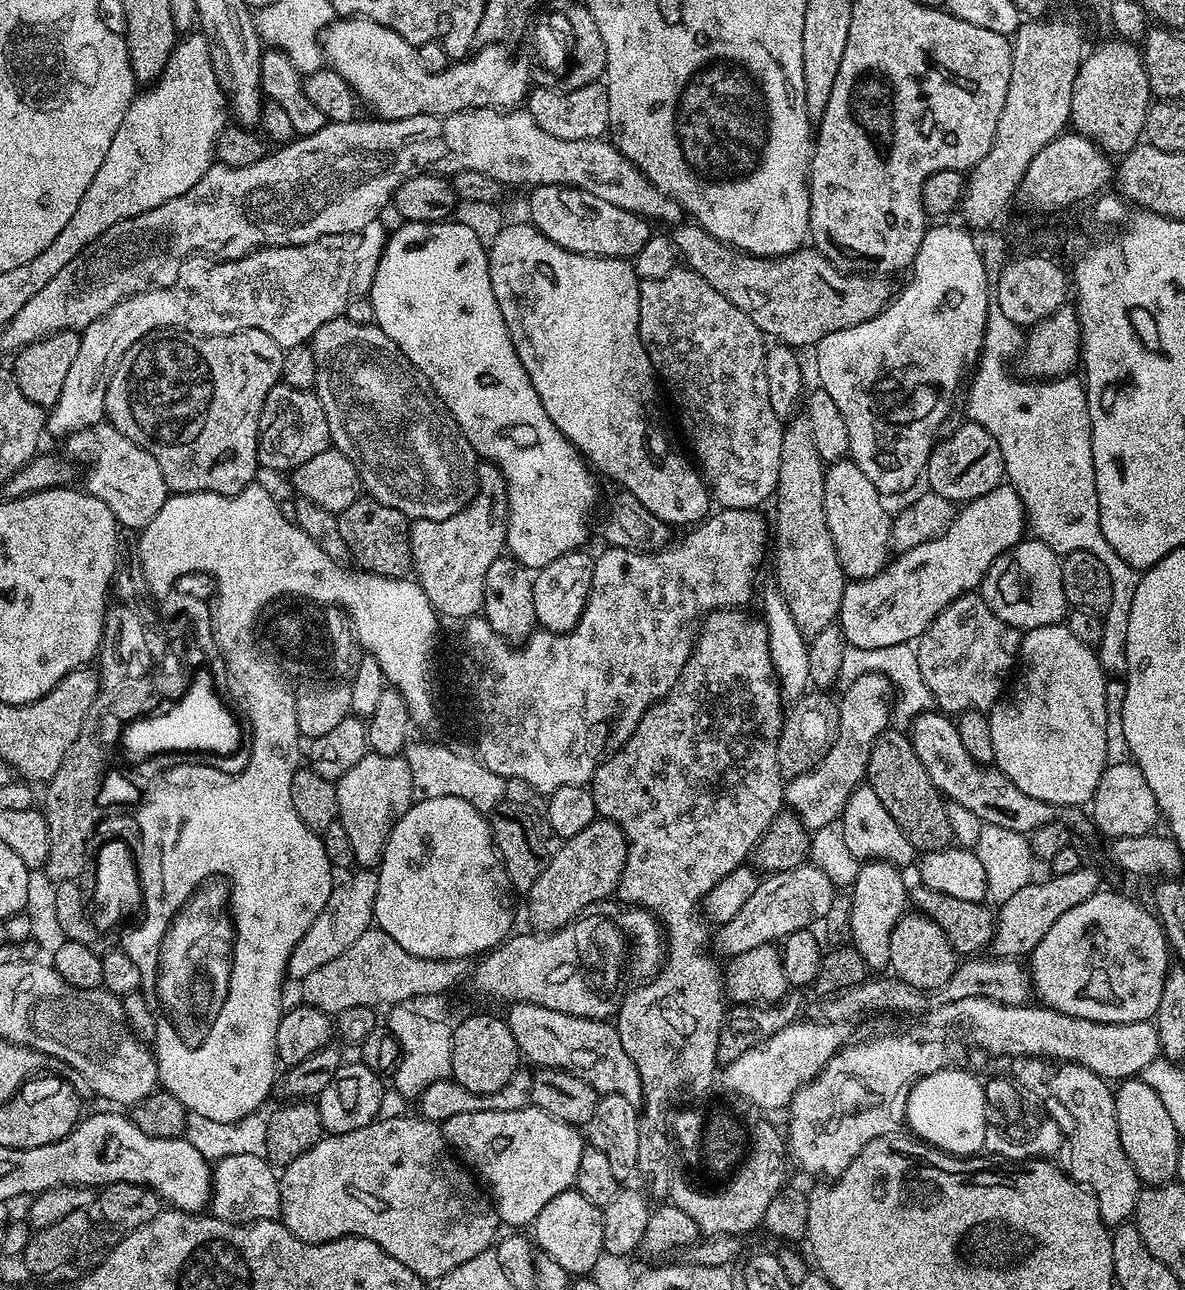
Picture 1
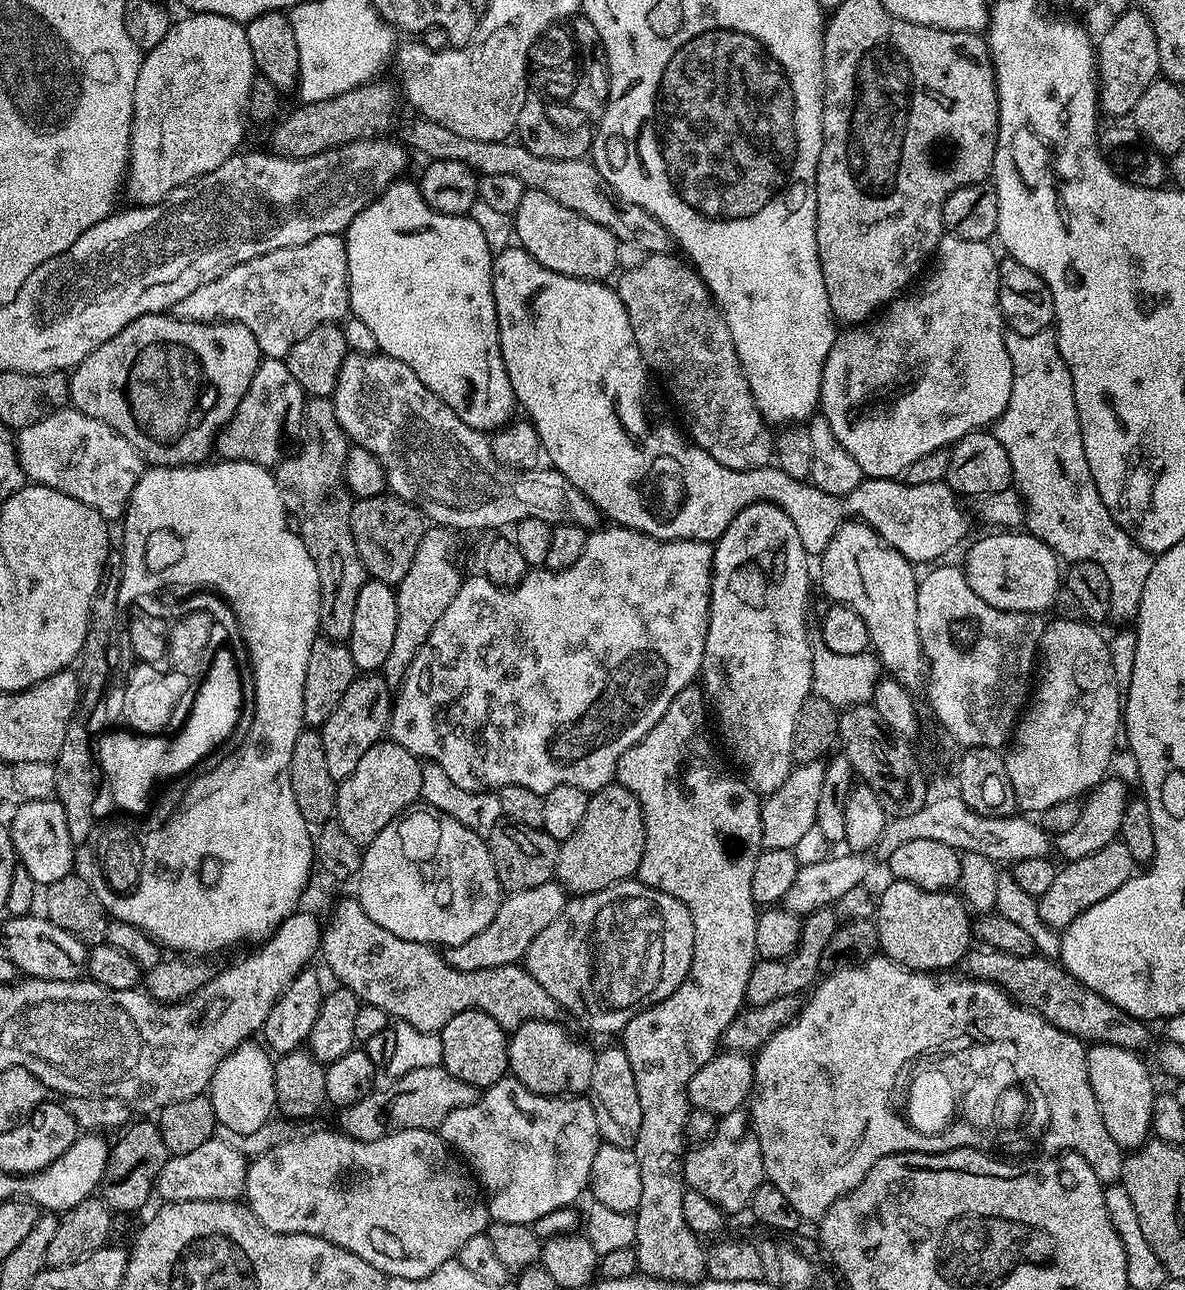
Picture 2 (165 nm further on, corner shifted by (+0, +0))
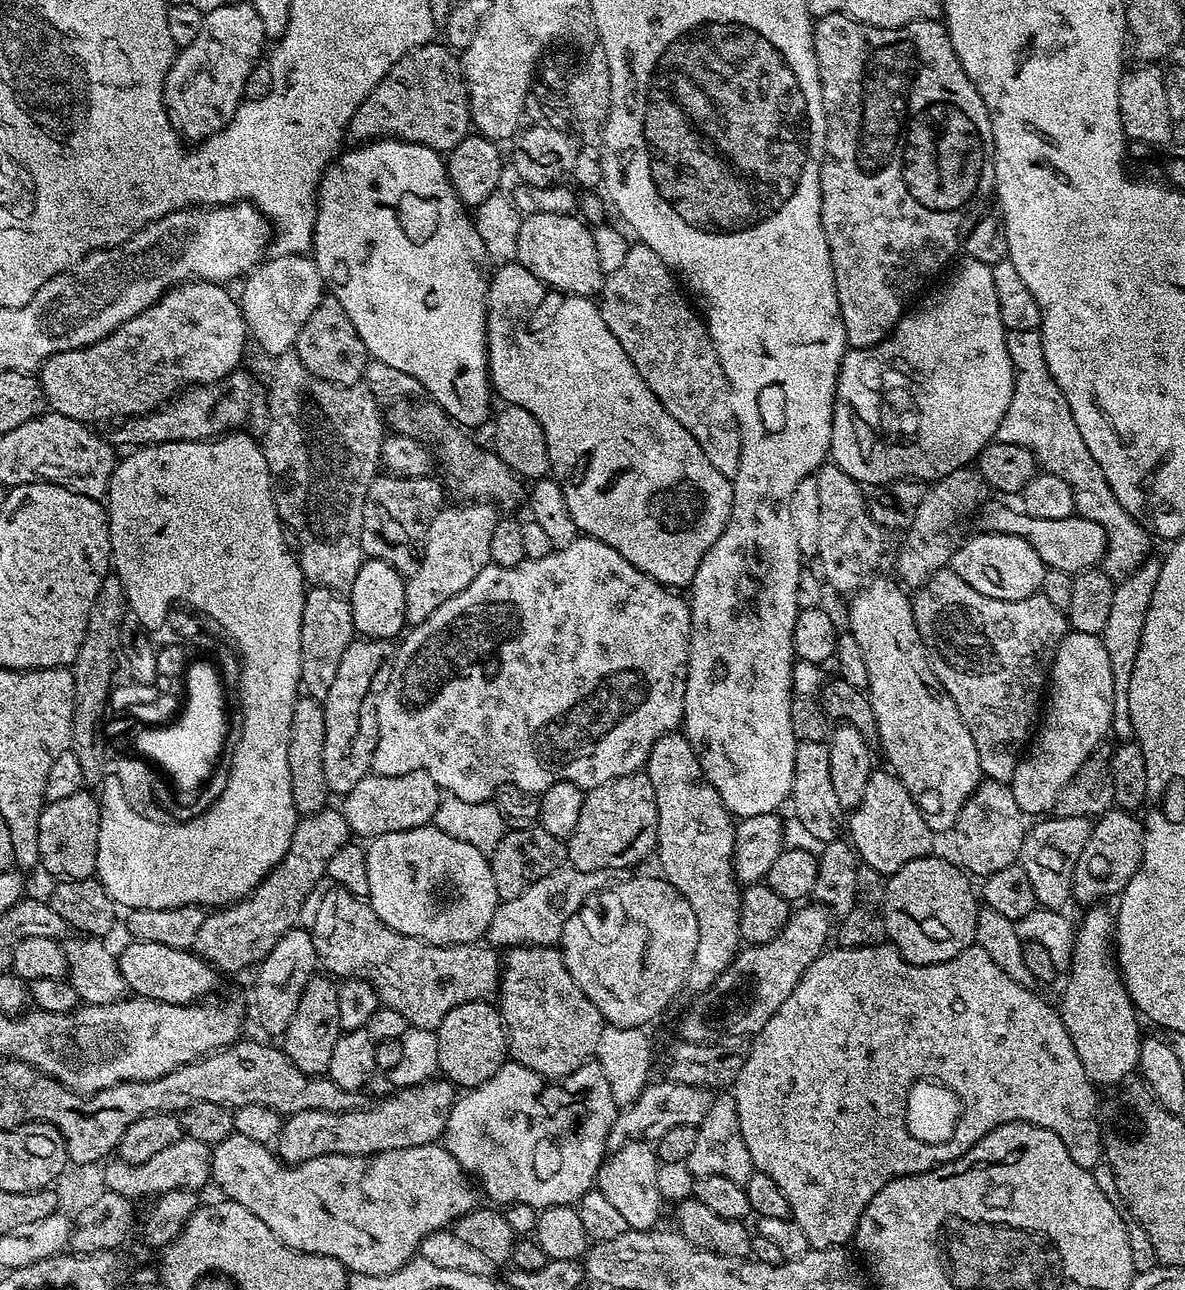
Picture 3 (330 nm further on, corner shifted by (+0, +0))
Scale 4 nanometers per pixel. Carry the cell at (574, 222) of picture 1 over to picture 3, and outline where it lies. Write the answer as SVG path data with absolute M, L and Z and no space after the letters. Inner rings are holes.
M530 214L523 217L521 230L518 232L517 261L526 270L530 270L549 289L563 292L569 296L599 297L604 290L606 274L598 262L594 247L592 228L576 214Z

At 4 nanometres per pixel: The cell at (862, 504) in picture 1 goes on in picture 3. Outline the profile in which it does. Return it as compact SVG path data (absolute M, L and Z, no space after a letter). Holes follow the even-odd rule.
M879 576L869 579L849 599L853 600L848 604L846 628L857 639L865 660L866 674L869 675L866 695L874 710L876 736L888 759L887 767L899 778L902 786L906 786L910 798L914 798L918 810L926 818L926 826L930 826L933 833L947 833L954 828L965 802L981 784L978 750L966 722L958 714L958 706L950 698L950 694L946 694L930 666L926 646L918 634L914 618L913 597L895 579L892 581Z

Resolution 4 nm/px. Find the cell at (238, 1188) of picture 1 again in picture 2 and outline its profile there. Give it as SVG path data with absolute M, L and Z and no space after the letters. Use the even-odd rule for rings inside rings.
M215 1138L202 1142L190 1154L169 1155L154 1189L164 1202L173 1200L236 1200L243 1193L249 1161L231 1144Z

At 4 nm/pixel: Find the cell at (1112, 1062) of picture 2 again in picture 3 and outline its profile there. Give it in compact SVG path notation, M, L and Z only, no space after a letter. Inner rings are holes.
M1092 906L1085 912L1088 913L1080 922L1078 920L1075 929L1073 958L1066 971L1068 981L1064 984L1064 997L1058 1003L1058 1011L1066 1026L1066 1034L1070 1034L1070 1042L1074 1042L1074 1050L1078 1050L1078 1058L1082 1058L1082 1066L1093 1085L1120 1086L1138 1068L1141 1021L1116 966L1113 913L1109 909L1107 912L1104 906Z

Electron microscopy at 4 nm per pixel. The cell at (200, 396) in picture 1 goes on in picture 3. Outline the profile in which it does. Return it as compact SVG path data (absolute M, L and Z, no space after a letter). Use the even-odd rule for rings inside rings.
M194 280L187 284L181 284L178 288L171 288L158 302L154 302L149 308L142 310L134 318L130 318L130 322L126 322L121 328L114 330L106 338L102 338L85 348L66 350L65 352L54 354L50 359L44 361L38 369L38 379L44 391L47 407L66 418L74 418L79 424L100 426L96 424L102 423L103 420L116 422L126 416L145 416L146 413L153 412L155 408L160 408L163 404L169 403L177 393L189 386L198 384L212 386L217 382L223 381L228 375L241 367L240 359L244 356L244 343L249 343L250 340L248 323L244 320L237 297L233 293L231 296L227 292L228 290L225 285L206 282L205 280Z

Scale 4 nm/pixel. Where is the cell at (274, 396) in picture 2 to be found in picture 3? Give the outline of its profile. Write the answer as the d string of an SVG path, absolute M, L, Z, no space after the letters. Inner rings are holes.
M244 370L232 372L223 381L224 400L217 406L216 412L208 412L208 400L216 400L220 396L219 387L198 384L189 386L179 393L171 402L155 408L145 416L126 416L115 425L110 435L113 445L132 444L133 449L146 448L149 444L165 444L179 440L207 440L219 437L229 430L235 429L243 420L249 420L257 430L265 427L268 419L268 402L263 391L252 385L250 377Z

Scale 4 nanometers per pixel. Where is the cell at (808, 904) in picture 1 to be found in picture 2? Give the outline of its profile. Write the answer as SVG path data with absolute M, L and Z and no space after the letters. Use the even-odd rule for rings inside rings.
M876 842L868 851L845 852L840 856L829 855L822 862L801 865L794 883L784 899L785 907L799 916L805 916L816 909L835 905L838 898L863 884L872 889L873 895L879 896L890 888L895 876L889 870L889 854L882 850L882 842Z

